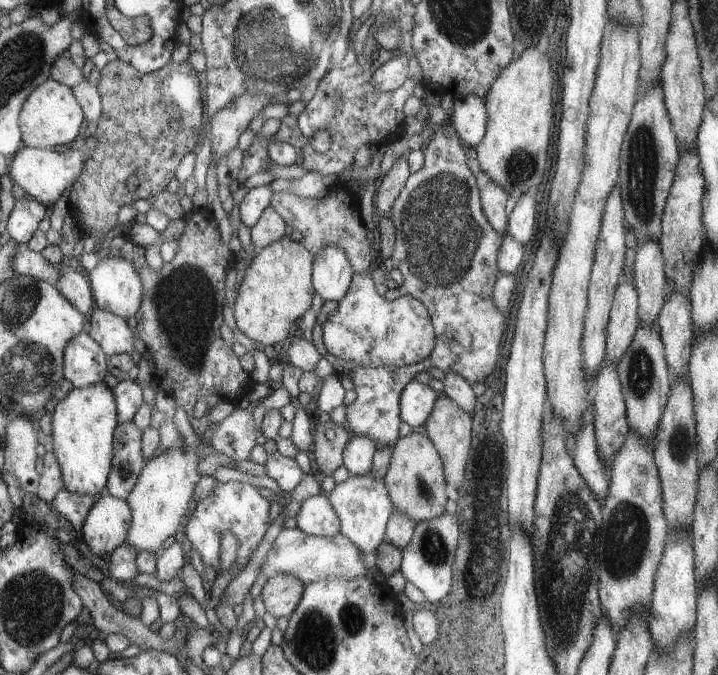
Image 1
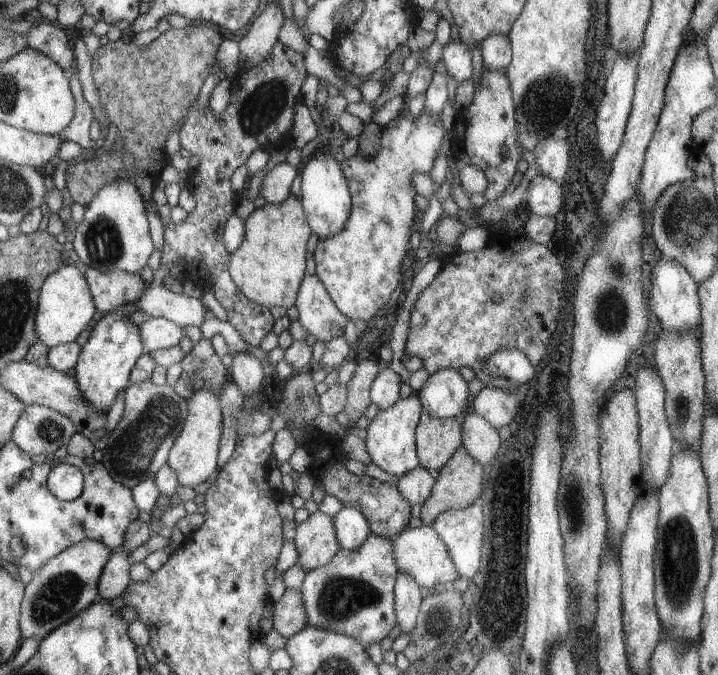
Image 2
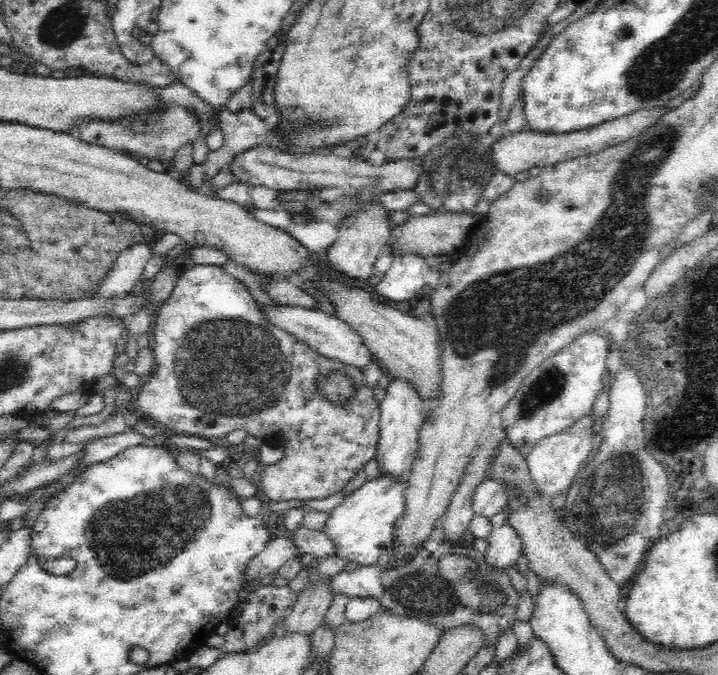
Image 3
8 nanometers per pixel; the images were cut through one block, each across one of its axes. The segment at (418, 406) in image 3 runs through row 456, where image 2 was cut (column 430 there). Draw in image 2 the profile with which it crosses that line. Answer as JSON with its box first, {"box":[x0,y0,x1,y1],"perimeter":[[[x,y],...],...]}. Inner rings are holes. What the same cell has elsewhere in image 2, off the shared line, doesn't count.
{"box":[418,370,470,419],"perimeter":[[[454,370],[434,372],[418,391],[424,413],[438,419],[452,419],[466,410],[470,390],[468,382]]]}

